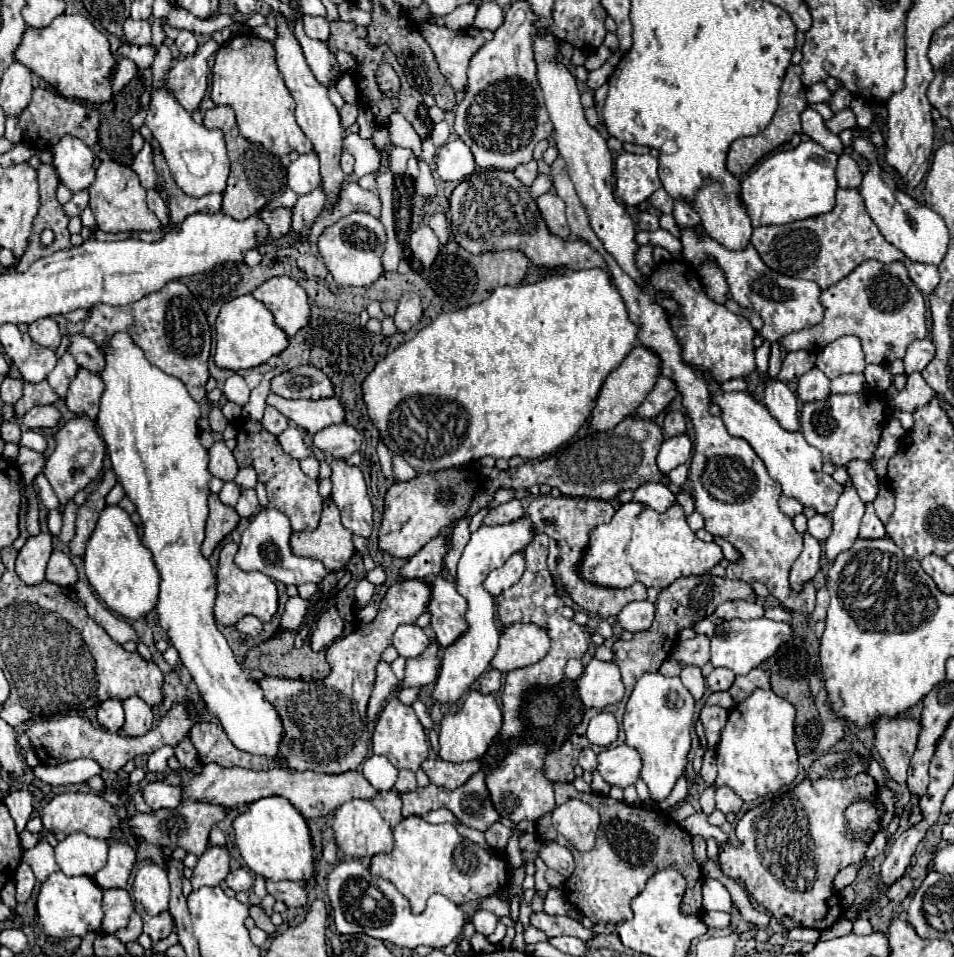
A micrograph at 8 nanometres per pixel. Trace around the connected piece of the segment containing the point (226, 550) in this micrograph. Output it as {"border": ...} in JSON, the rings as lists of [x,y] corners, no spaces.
{"border":[[[227,542],[219,554],[217,566],[217,602],[215,602],[215,620],[223,626],[235,626],[243,616],[253,614],[261,622],[269,622],[277,612],[277,588],[271,578],[261,572],[243,572],[235,566],[233,558],[237,552],[235,542]]]}

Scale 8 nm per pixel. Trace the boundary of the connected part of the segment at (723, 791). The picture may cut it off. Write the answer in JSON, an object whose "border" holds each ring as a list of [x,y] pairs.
{"border":[[[719,786],[715,798],[717,798],[717,808],[723,814],[727,814],[727,812],[739,812],[739,808],[743,804],[743,800],[729,786]]]}

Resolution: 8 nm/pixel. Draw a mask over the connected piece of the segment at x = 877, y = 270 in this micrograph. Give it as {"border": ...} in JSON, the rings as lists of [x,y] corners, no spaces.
{"border":[[[865,260],[843,280],[829,286],[821,294],[821,304],[825,308],[823,322],[813,328],[787,334],[781,340],[787,350],[807,350],[817,354],[825,348],[825,344],[845,334],[855,334],[861,338],[867,362],[891,364],[893,360],[905,356],[905,348],[913,340],[927,336],[923,294],[909,280],[903,262],[883,264],[879,260]]]}

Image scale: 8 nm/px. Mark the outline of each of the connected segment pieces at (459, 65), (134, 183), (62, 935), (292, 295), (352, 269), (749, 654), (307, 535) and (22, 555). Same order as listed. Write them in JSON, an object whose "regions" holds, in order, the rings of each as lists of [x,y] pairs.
{"regions":[[[[421,24],[421,36],[431,46],[441,74],[453,86],[453,90],[465,90],[467,86],[467,66],[473,54],[493,38],[491,30],[479,28],[463,28],[463,30],[449,30],[435,24]]],[[[113,160],[101,162],[101,166],[97,168],[97,178],[89,188],[89,196],[91,196],[89,208],[95,214],[97,228],[103,232],[131,232],[131,230],[153,232],[153,230],[159,230],[161,222],[147,208],[145,194],[147,194],[147,190],[141,186],[139,176],[131,168],[117,164]]],[[[53,872],[43,884],[37,896],[37,914],[39,924],[45,934],[55,936],[59,940],[67,940],[71,936],[85,936],[87,932],[101,930],[101,900],[103,890],[95,884],[91,876],[65,876],[63,872]]],[[[287,276],[265,280],[253,290],[253,296],[271,310],[275,324],[287,336],[295,336],[297,330],[309,322],[311,308],[307,292]]],[[[353,212],[329,226],[319,236],[319,252],[337,284],[371,286],[383,274],[381,254],[385,250],[385,240],[385,228],[379,222],[379,218],[369,216],[367,212]]],[[[755,618],[755,620],[725,620],[723,626],[715,628],[711,638],[711,664],[715,668],[725,666],[731,668],[735,674],[747,674],[749,670],[757,668],[761,662],[771,658],[781,644],[793,638],[793,630],[789,622],[775,622],[769,618]]],[[[331,498],[323,502],[321,522],[313,532],[293,532],[291,552],[321,560],[327,570],[341,570],[353,556],[351,532],[341,524],[341,516]]],[[[41,532],[39,536],[33,536],[25,542],[25,546],[19,550],[19,556],[15,560],[15,572],[17,576],[33,586],[45,580],[45,566],[47,560],[53,552],[51,546],[51,534],[49,532]]]]}

